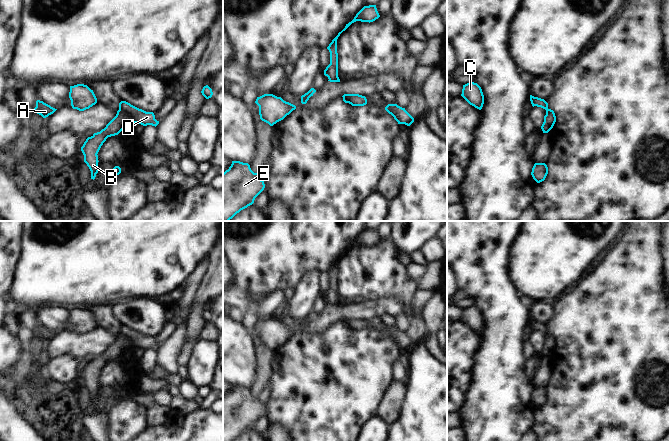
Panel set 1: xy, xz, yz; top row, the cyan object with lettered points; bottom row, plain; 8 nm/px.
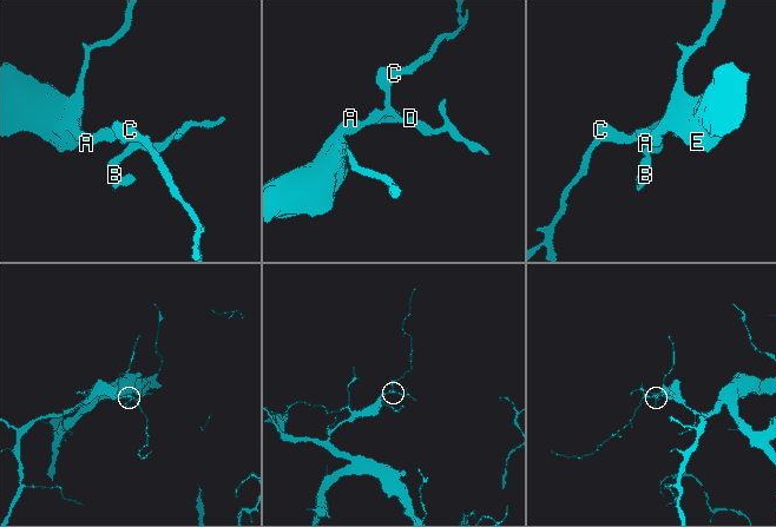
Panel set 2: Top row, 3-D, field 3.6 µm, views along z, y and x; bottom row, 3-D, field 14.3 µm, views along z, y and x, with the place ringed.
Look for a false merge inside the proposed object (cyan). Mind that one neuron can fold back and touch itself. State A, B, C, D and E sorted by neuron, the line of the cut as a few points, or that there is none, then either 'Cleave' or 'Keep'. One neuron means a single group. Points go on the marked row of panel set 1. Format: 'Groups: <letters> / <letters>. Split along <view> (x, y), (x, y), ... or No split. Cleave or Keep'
Groups: A C D E / B. Split along xy (119, 108), (130, 115), (132, 122). Cleave

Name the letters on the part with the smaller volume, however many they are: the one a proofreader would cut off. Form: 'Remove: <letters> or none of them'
Remove: B

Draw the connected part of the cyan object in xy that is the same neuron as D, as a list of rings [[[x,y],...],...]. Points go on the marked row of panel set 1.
[[[121,101],[119,103],[119,109],[131,115],[132,123],[139,123],[143,126],[152,125],[155,127],[159,124],[153,112],[146,112],[126,101]]]

